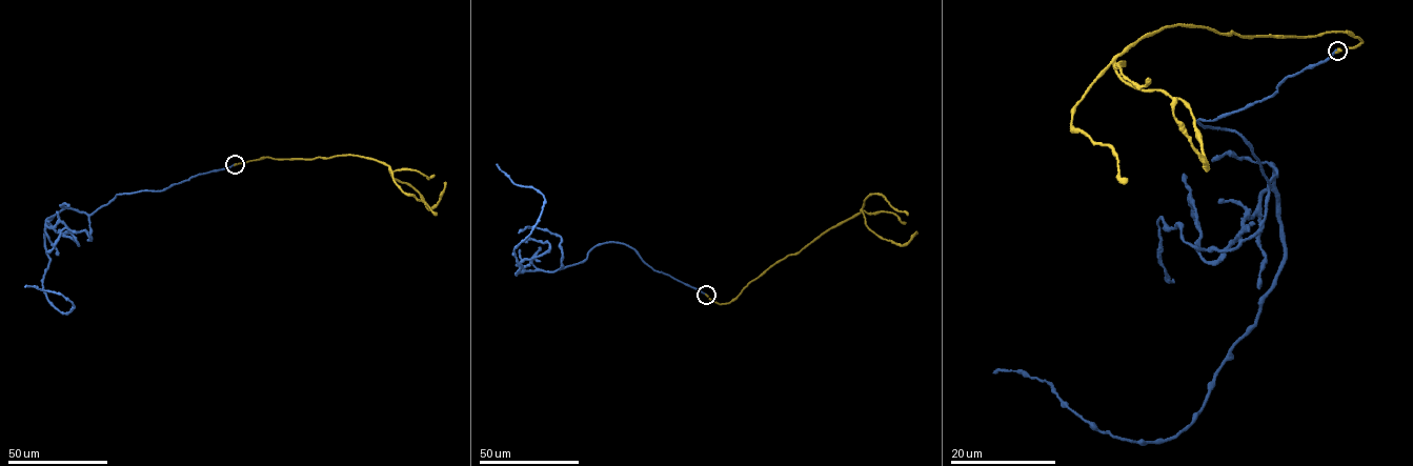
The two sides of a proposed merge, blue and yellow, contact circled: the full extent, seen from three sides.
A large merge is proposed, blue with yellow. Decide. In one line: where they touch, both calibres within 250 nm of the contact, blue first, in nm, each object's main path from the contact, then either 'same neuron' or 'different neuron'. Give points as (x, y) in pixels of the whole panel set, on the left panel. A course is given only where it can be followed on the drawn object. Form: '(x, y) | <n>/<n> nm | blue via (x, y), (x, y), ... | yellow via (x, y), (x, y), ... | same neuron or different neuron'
(235, 164) | 360/380 nm | blue via (235, 164), (117, 194), (91, 215), (63, 208), (45, 231), (42, 286), (61, 312), (74, 306), (25, 286) | yellow via (235, 164), (265, 157), (371, 158), (387, 164), (394, 179), (411, 186), (431, 208), (446, 182) | same neuron

